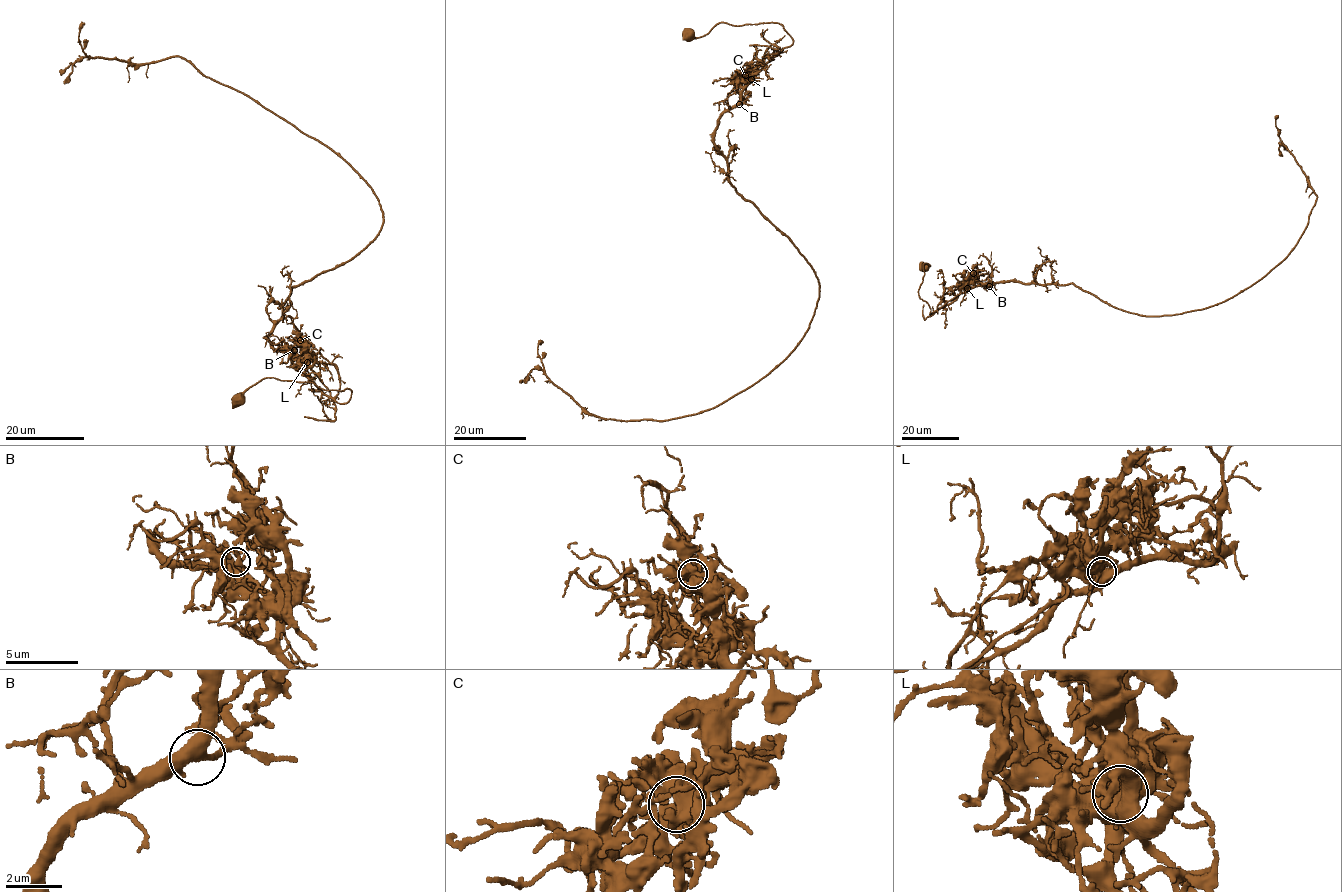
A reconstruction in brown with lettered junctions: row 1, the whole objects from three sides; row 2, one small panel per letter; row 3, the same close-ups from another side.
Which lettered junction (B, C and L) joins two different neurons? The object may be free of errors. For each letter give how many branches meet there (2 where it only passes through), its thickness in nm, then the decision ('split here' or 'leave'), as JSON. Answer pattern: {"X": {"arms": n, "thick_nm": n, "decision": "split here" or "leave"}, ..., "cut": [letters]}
{"B": {"arms": 3, "thick_nm": 360, "decision": "leave"}, "C": {"arms": 2, "thick_nm": 600, "decision": "leave"}, "L": {"arms": 3, "thick_nm": 700, "decision": "split here"}, "cut": ["L"]}

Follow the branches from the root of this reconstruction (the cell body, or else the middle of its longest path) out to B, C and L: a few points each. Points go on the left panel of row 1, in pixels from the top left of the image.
B: (238, 398), (271, 378), (313, 382), (324, 390), (346, 388), (351, 397), (340, 403), (323, 393), (294, 350)
C: (238, 398), (273, 378), (346, 388), (348, 400), (333, 399), (300, 340)
L: (238, 398), (271, 378), (346, 388), (351, 397), (340, 403), (323, 393), (305, 372), (306, 361)

